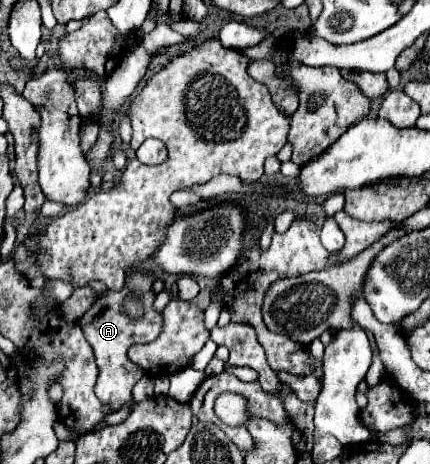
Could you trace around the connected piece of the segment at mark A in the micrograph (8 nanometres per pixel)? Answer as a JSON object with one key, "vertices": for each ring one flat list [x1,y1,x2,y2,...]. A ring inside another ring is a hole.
{"vertices":[[130,267,126,271,126,283,124,283,124,287,120,291,108,289,104,295,98,295,96,301,94,301,94,305,80,319,80,327,82,327,88,343,94,349,96,363,98,363,98,369,100,369,100,377,98,377,98,383,96,383,94,391,102,399,102,403,108,403,114,411,120,409,124,403,132,401,132,387,144,375,144,371,128,359,126,351,134,343,153,342,162,333,162,315,154,309,154,299,156,299,156,293,152,289,154,279,156,277,154,277,152,271],[130,293,140,295,142,303,144,303,144,309,146,309,144,317,138,319,138,321,130,321,122,313,122,303,124,303,124,299]]}

